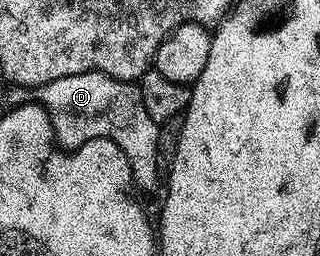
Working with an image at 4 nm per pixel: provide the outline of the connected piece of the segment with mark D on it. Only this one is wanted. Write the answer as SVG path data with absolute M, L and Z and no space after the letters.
M91 72L54 79L54 83L40 86L38 96L38 104L48 113L52 135L59 148L71 151L90 139L110 139L122 147L122 155L126 155L126 163L130 163L135 188L155 187L160 126L146 115L139 84L115 81L105 73Z

